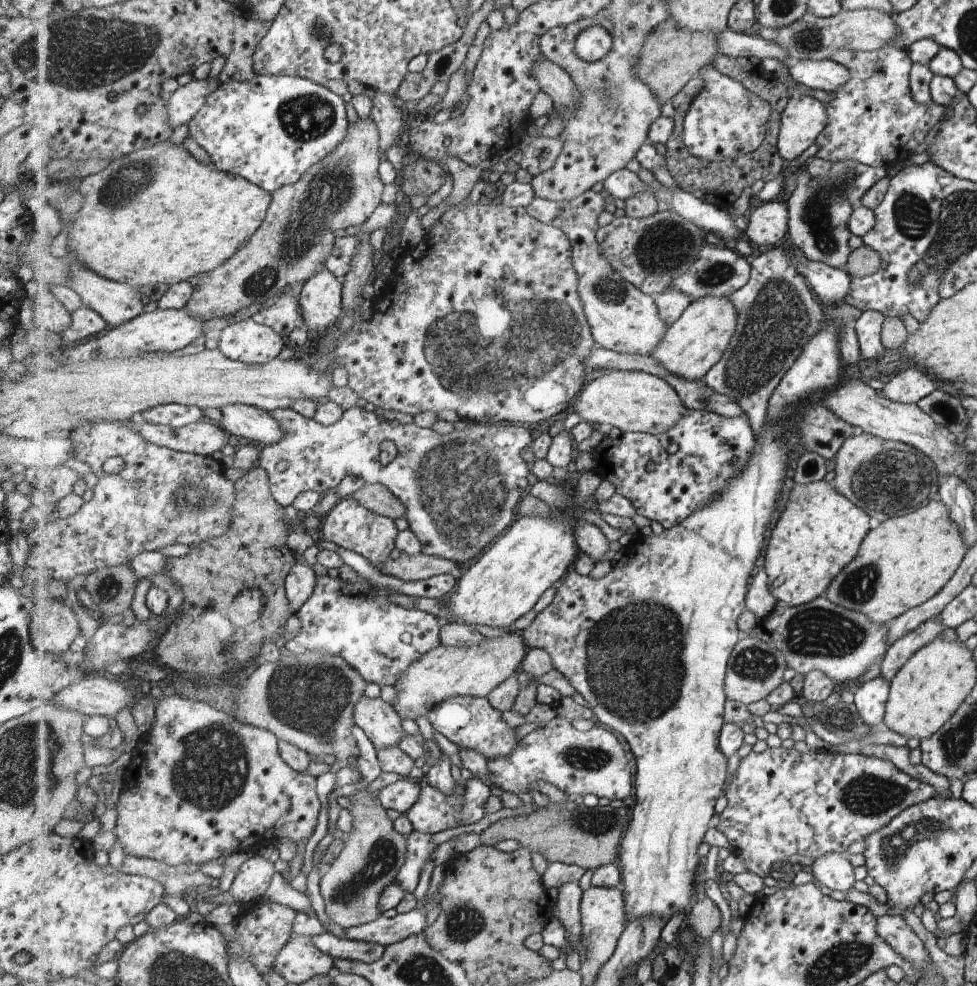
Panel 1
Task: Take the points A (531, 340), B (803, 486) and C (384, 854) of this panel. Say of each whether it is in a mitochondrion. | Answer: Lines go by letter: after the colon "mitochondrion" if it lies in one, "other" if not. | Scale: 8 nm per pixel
A: mitochondrion
B: other
C: mitochondrion

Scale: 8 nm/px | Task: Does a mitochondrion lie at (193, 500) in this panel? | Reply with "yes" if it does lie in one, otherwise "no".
yes

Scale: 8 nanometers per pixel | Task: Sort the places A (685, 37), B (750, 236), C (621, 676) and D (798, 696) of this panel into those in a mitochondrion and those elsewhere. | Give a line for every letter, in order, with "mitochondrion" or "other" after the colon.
A: other
B: other
C: mitochondrion
D: other

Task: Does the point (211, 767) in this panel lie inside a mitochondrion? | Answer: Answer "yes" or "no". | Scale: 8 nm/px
yes

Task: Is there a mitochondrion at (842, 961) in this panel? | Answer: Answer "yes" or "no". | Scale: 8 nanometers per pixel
yes

